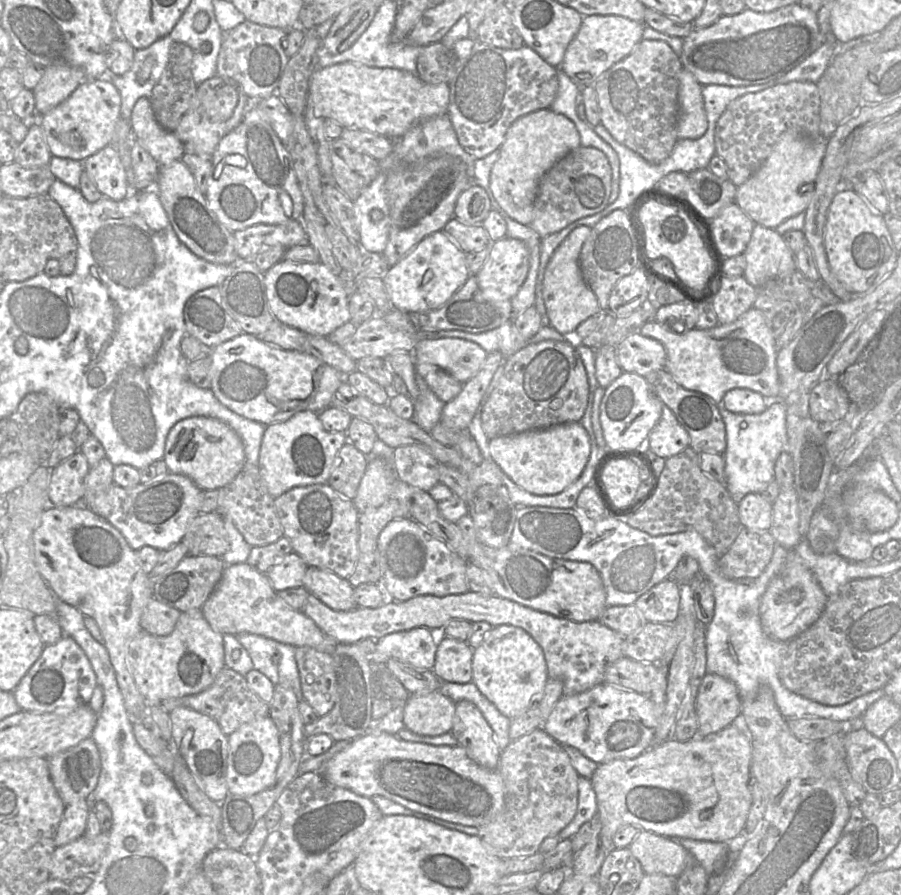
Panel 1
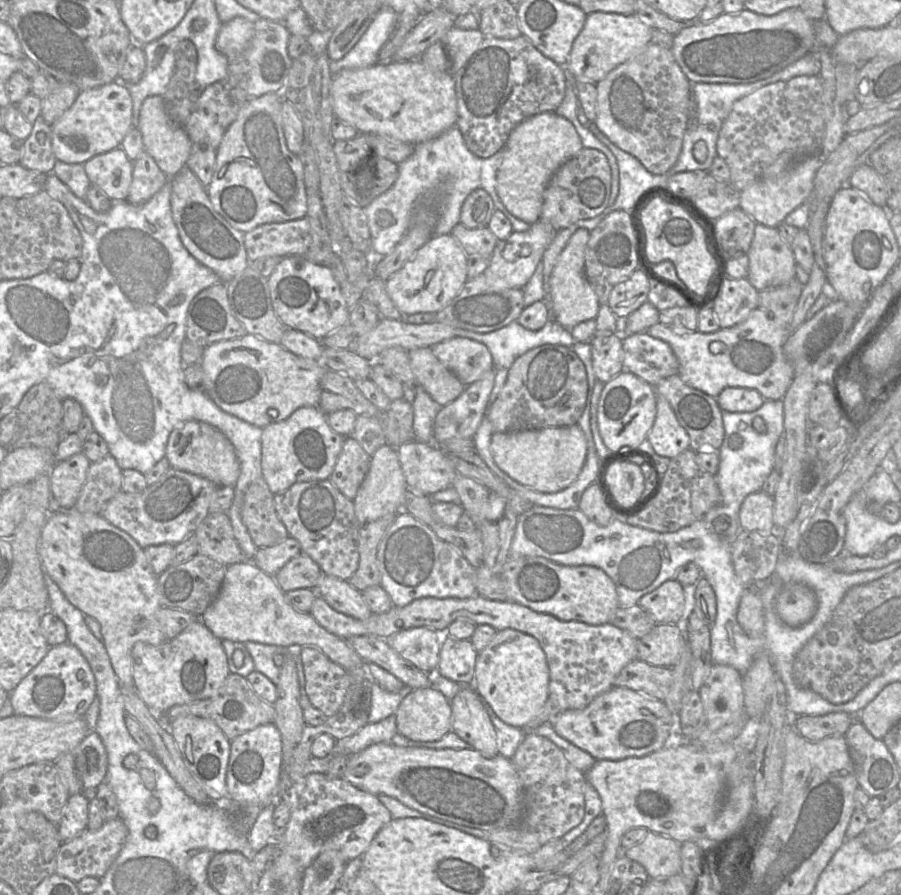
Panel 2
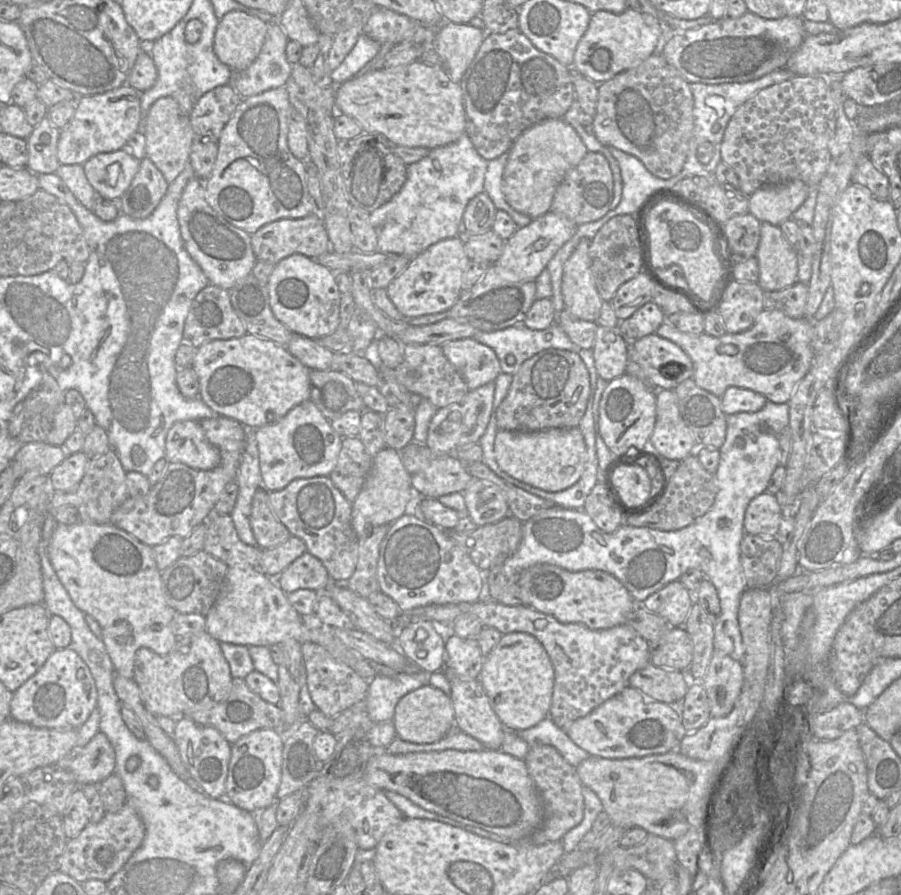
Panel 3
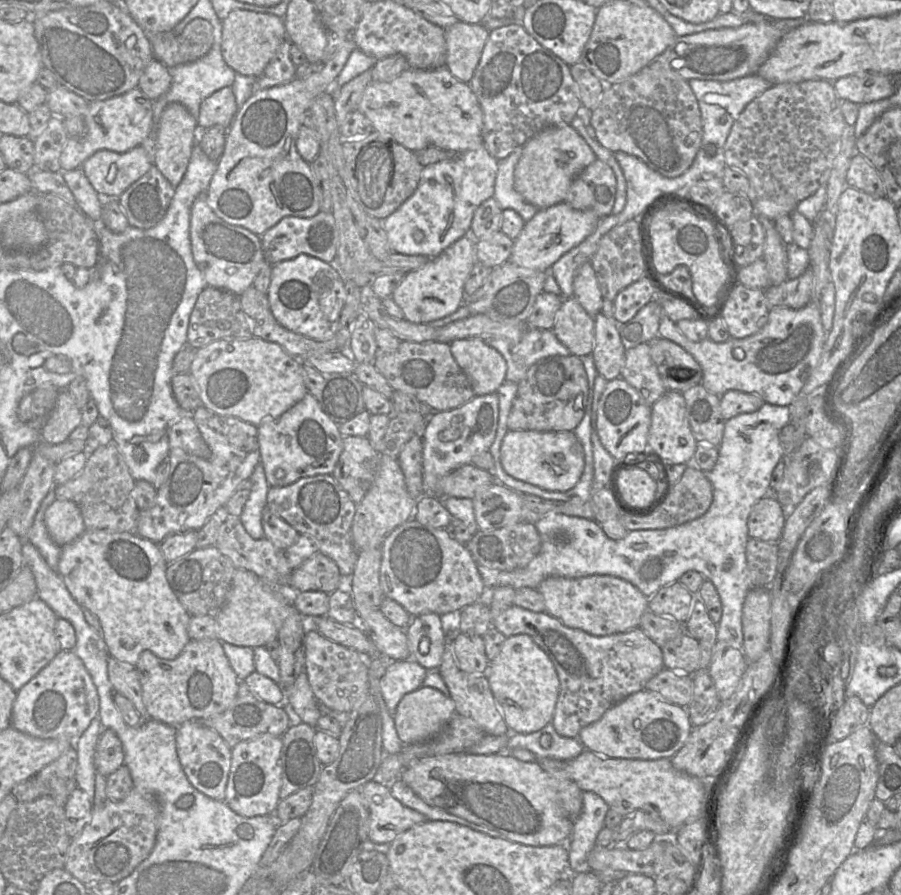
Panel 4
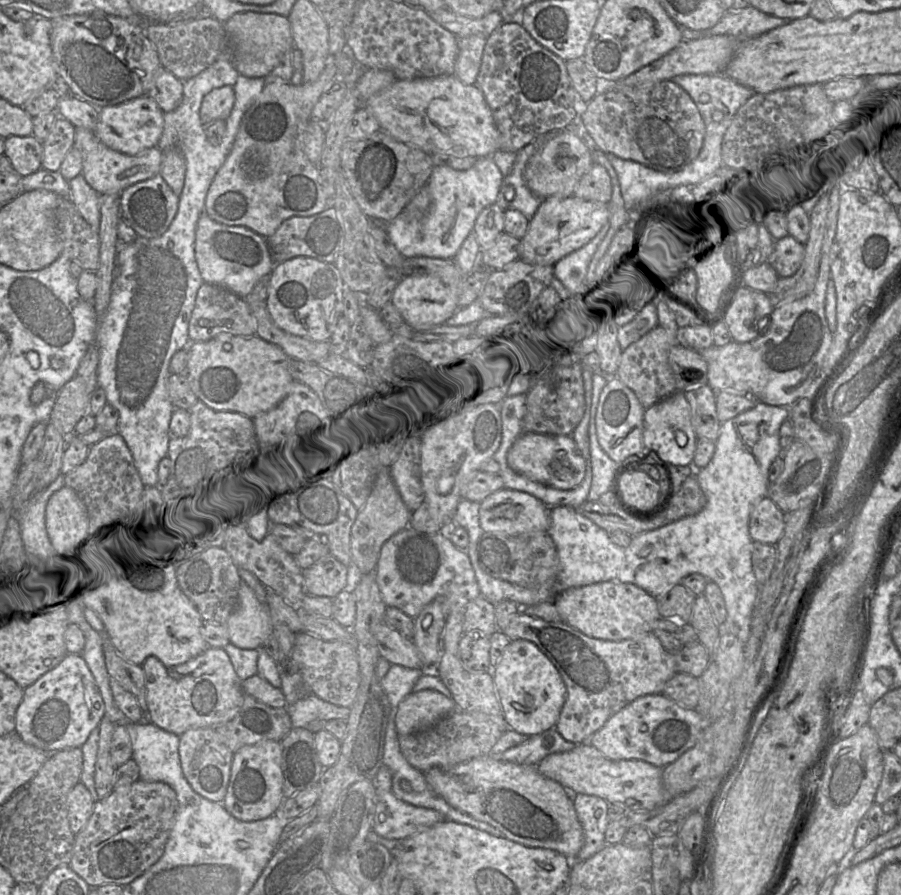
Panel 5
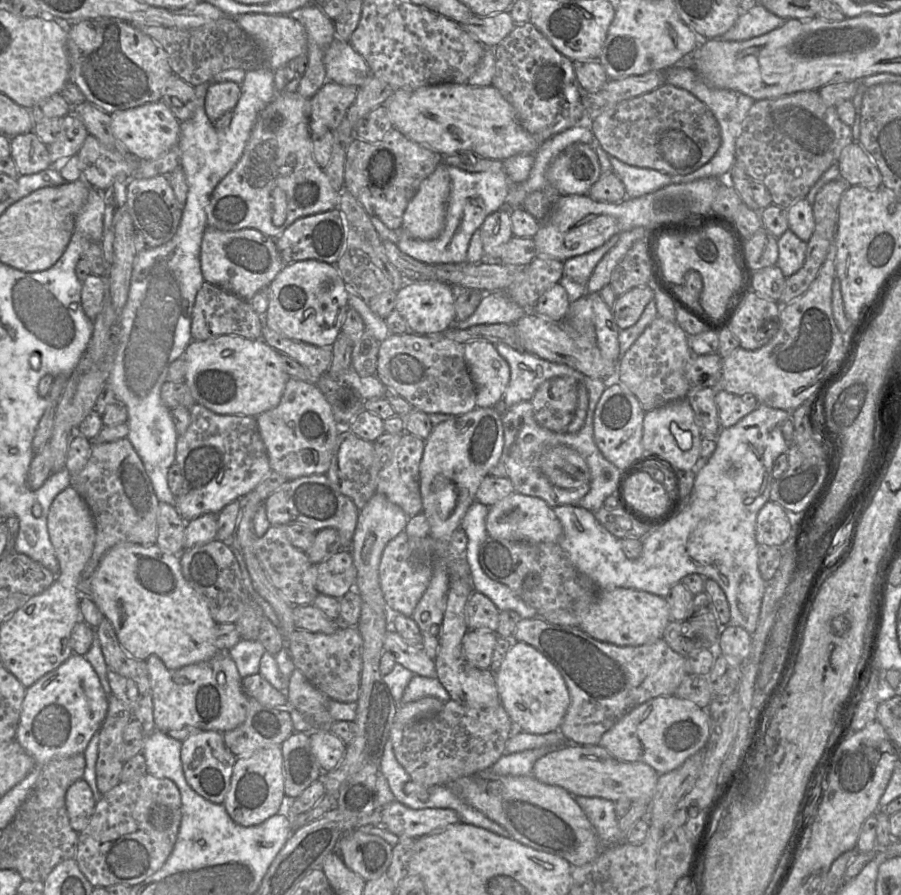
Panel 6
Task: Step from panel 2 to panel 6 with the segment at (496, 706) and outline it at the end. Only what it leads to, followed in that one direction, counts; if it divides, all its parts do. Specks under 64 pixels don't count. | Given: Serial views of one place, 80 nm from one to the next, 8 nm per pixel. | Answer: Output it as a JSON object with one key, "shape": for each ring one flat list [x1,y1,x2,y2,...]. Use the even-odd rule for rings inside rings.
{"shape":[[513,641,500,668,494,672,500,703,517,730,530,734,557,731,570,704,566,683,558,669,535,647]]}

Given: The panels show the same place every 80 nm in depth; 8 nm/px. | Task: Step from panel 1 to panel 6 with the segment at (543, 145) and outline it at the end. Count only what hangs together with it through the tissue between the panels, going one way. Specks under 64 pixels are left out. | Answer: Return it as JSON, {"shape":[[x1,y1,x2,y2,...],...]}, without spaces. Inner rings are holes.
{"shape":[[576,142,551,161,545,177,559,195,581,195,588,193,600,174,600,164,591,145]]}

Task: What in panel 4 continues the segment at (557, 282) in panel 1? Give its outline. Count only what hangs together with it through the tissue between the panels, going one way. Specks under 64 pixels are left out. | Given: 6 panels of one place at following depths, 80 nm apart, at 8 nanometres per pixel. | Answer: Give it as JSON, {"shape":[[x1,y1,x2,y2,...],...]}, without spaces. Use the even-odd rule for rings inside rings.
{"shape":[[591,262,577,270,573,280,573,297,594,318,601,312,603,297]]}

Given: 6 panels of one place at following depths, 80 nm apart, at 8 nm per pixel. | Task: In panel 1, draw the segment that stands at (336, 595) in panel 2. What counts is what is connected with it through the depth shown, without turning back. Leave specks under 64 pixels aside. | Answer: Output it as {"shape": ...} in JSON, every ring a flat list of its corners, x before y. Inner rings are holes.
{"shape":[[309,566,303,587,333,610,349,611,358,607,354,599,354,587,347,579,331,571]]}

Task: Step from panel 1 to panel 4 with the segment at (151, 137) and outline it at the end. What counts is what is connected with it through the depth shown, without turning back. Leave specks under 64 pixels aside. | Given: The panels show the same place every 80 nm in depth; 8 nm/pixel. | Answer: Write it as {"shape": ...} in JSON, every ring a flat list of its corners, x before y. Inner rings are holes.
{"shape":[[180,103,168,104,161,114,152,160,174,189,179,185,186,172,192,147,197,141,200,131,196,119]]}

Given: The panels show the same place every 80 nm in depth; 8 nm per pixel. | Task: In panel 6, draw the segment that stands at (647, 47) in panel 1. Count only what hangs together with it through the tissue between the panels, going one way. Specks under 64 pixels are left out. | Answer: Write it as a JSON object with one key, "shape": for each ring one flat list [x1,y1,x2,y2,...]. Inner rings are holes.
{"shape":[[667,83,598,113,588,114,591,131,608,155,632,166,665,174,684,175,695,171,714,156,721,143,720,126,711,110,689,91]]}

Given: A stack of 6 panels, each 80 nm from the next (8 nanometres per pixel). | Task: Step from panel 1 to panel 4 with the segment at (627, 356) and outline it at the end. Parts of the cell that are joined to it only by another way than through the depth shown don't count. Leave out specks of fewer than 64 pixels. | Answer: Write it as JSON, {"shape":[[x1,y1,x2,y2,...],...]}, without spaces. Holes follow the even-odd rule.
{"shape":[[660,336,647,343,650,343,651,358,667,391,683,393,701,384,701,366,684,348]]}

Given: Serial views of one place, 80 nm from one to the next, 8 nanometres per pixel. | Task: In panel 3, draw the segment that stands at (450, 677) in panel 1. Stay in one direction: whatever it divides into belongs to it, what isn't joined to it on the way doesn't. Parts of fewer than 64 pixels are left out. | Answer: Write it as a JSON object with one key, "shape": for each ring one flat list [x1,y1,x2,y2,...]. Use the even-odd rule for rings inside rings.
{"shape":[[450,636,445,642,445,667,464,679,478,679,484,657,476,638]]}

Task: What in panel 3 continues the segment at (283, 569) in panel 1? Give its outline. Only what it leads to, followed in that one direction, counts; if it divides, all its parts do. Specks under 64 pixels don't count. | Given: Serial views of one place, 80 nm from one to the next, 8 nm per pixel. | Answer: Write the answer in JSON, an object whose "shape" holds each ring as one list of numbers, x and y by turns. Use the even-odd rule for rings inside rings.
{"shape":[[307,551,294,560,275,579,285,593,298,589,323,592,332,582,322,562]]}

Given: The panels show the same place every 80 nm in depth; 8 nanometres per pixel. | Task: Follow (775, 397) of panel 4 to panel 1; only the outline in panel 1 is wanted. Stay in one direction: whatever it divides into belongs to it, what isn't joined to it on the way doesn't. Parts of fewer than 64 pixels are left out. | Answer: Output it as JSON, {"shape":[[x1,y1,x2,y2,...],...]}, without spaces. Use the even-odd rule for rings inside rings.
{"shape":[[751,308,730,324,700,330,694,328,686,334,670,332,655,320,647,321,638,331,642,336,659,341,666,350,665,369,673,379,687,390,697,391,710,397,716,404,722,403,723,397,734,388,750,389,763,397,777,397,780,389,779,375,776,367,778,355,777,343,768,328,761,311]]}

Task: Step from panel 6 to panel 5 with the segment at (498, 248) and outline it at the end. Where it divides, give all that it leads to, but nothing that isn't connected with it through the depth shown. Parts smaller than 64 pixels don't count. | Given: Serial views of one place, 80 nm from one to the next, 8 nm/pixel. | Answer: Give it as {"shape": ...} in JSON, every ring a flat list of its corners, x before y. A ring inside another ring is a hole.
{"shape":[[497,203,485,207,476,218,473,232,481,249,489,249,504,232,505,211]]}

